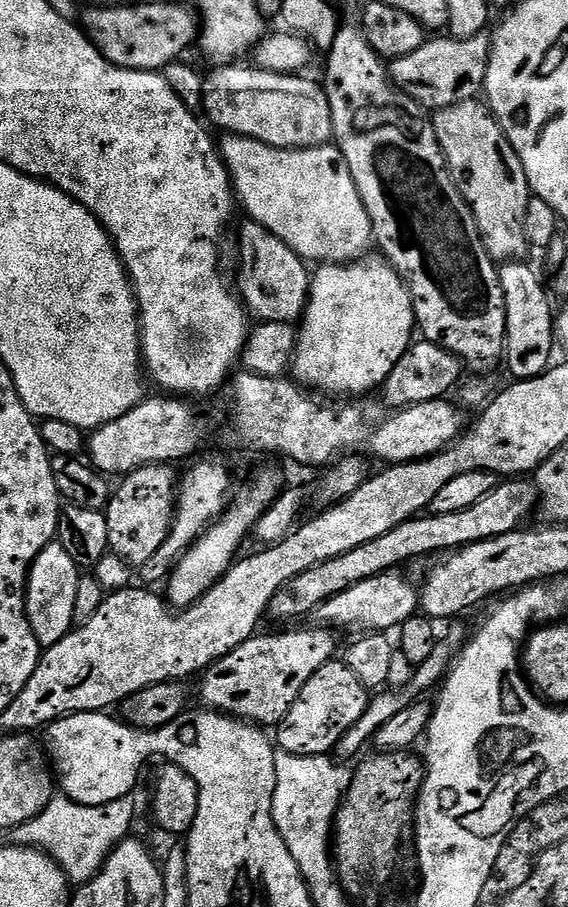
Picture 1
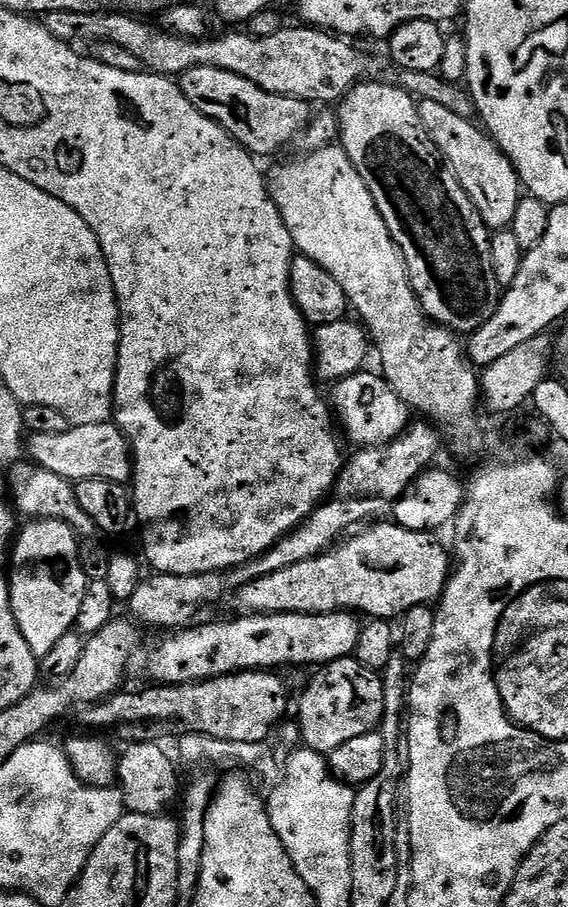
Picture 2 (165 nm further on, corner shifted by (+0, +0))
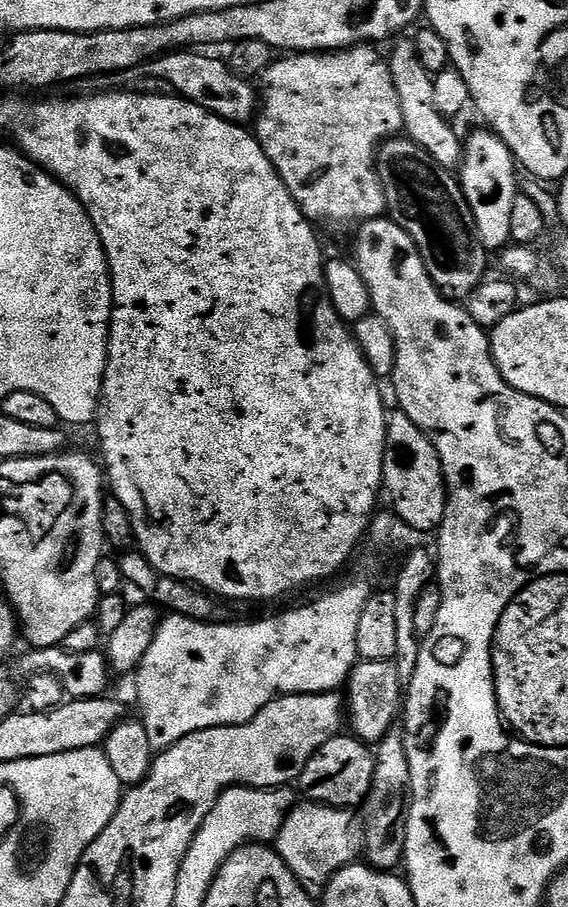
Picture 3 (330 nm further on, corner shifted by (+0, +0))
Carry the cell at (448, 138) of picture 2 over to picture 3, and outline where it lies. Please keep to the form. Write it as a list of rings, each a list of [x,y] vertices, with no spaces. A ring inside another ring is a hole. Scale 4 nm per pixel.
[[[400,38],[392,46],[392,56],[387,57],[388,69],[394,78],[394,90],[398,90],[398,106],[402,106],[407,139],[413,140],[419,148],[426,150],[426,154],[434,158],[434,162],[449,170],[455,169],[462,160],[462,136],[448,125],[451,124],[449,117],[441,114],[432,104],[433,77],[422,66],[422,62],[418,62],[415,39]]]

